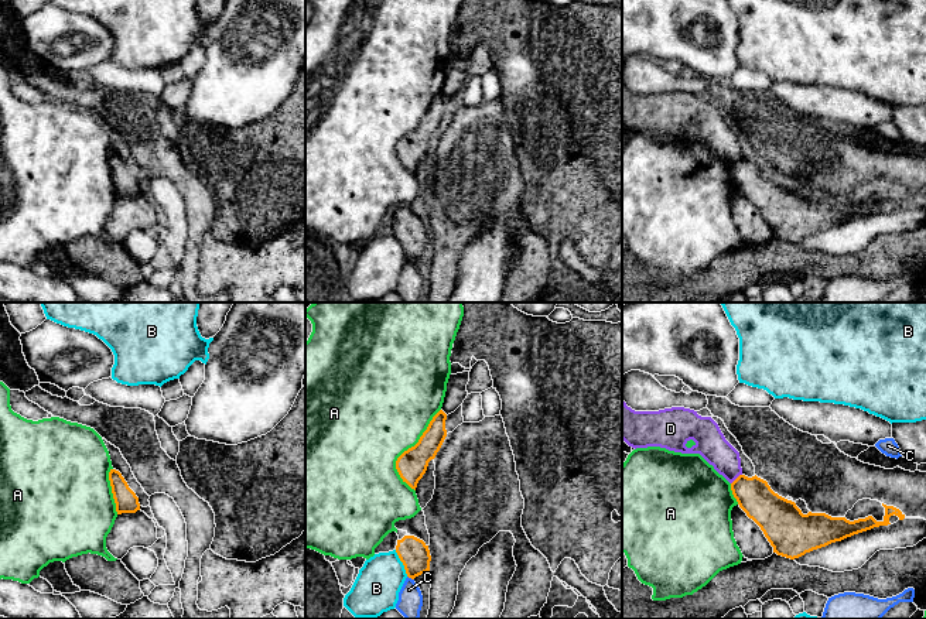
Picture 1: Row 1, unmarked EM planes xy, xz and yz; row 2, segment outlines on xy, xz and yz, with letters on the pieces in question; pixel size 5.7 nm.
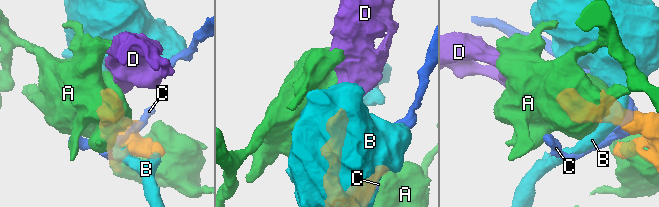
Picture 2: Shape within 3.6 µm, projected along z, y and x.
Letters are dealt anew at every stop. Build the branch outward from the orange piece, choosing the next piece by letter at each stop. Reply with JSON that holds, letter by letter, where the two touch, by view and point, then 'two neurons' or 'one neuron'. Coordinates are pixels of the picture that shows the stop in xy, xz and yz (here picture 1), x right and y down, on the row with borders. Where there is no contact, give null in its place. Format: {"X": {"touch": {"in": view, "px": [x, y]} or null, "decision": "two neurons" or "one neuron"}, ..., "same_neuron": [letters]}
{"A": {"touch": {"in": "xz", "px": [409, 448]}, "decision": "two neurons"}, "B": {"touch": {"in": "xz", "px": [402, 561]}, "decision": "two neurons"}, "C": {"touch": {"in": "xz", "px": [410, 577]}, "decision": "two neurons"}, "D": {"touch": {"in": "yz", "px": [735, 479]}, "decision": "two neurons"}, "same_neuron": []}

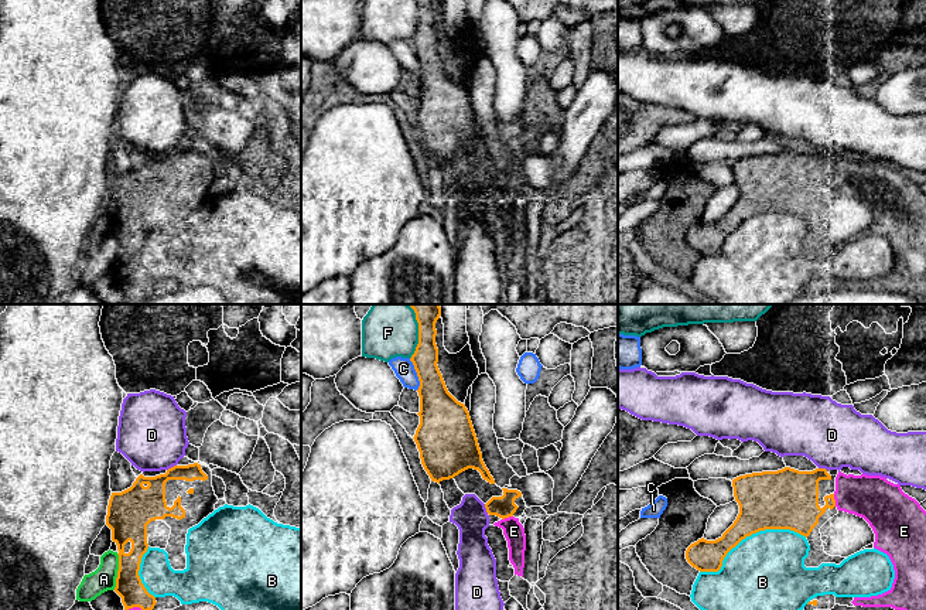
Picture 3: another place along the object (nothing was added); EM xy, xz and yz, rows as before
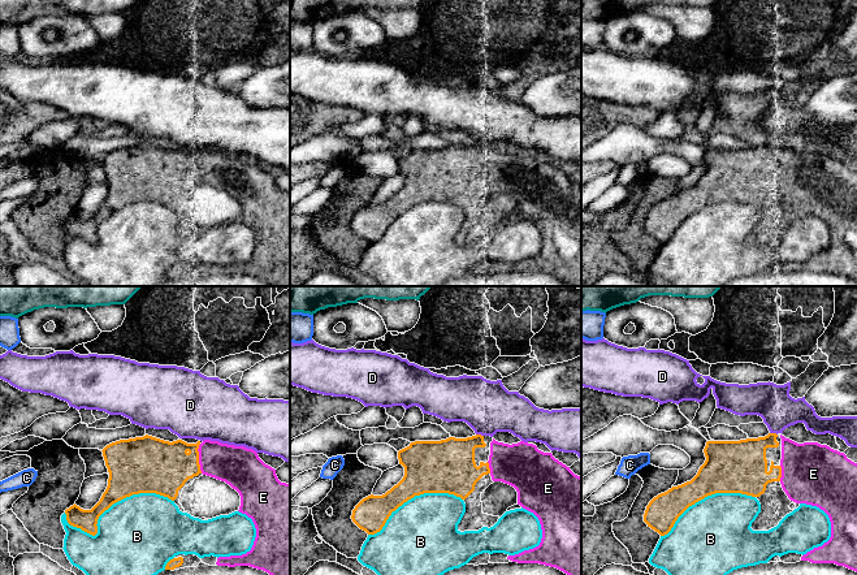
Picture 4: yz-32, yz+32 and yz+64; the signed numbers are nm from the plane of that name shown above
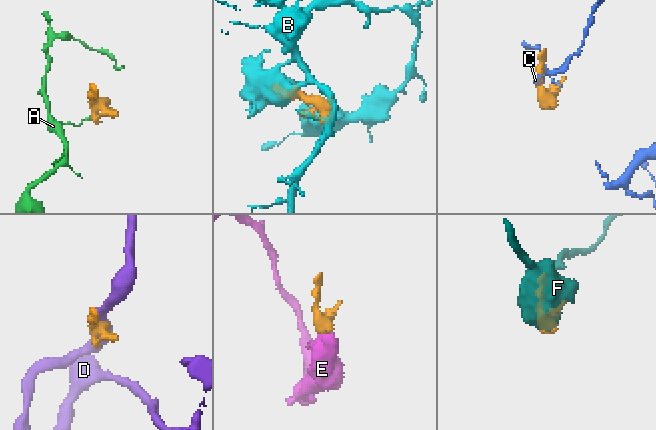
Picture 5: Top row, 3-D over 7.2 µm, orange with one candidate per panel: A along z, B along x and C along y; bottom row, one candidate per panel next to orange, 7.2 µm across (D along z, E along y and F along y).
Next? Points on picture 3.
{"A": {"touch": {"in": "xy", "px": [118, 572]}, "decision": "two neurons"}, "B": {"touch": {"in": "yz", "px": [749, 535]}, "decision": "two neurons"}, "C": {"touch": {"in": "xz", "px": [417, 374]}, "decision": "two neurons"}, "D": {"touch": {"in": "xy", "px": [171, 467]}, "decision": "two neurons"}, "E": {"touch": {"in": "yz", "px": [834, 500]}, "decision": "one neuron"}, "F": {"touch": {"in": "xz", "px": [419, 331]}, "decision": "two neurons"}, "same_neuron": ["E"]}

